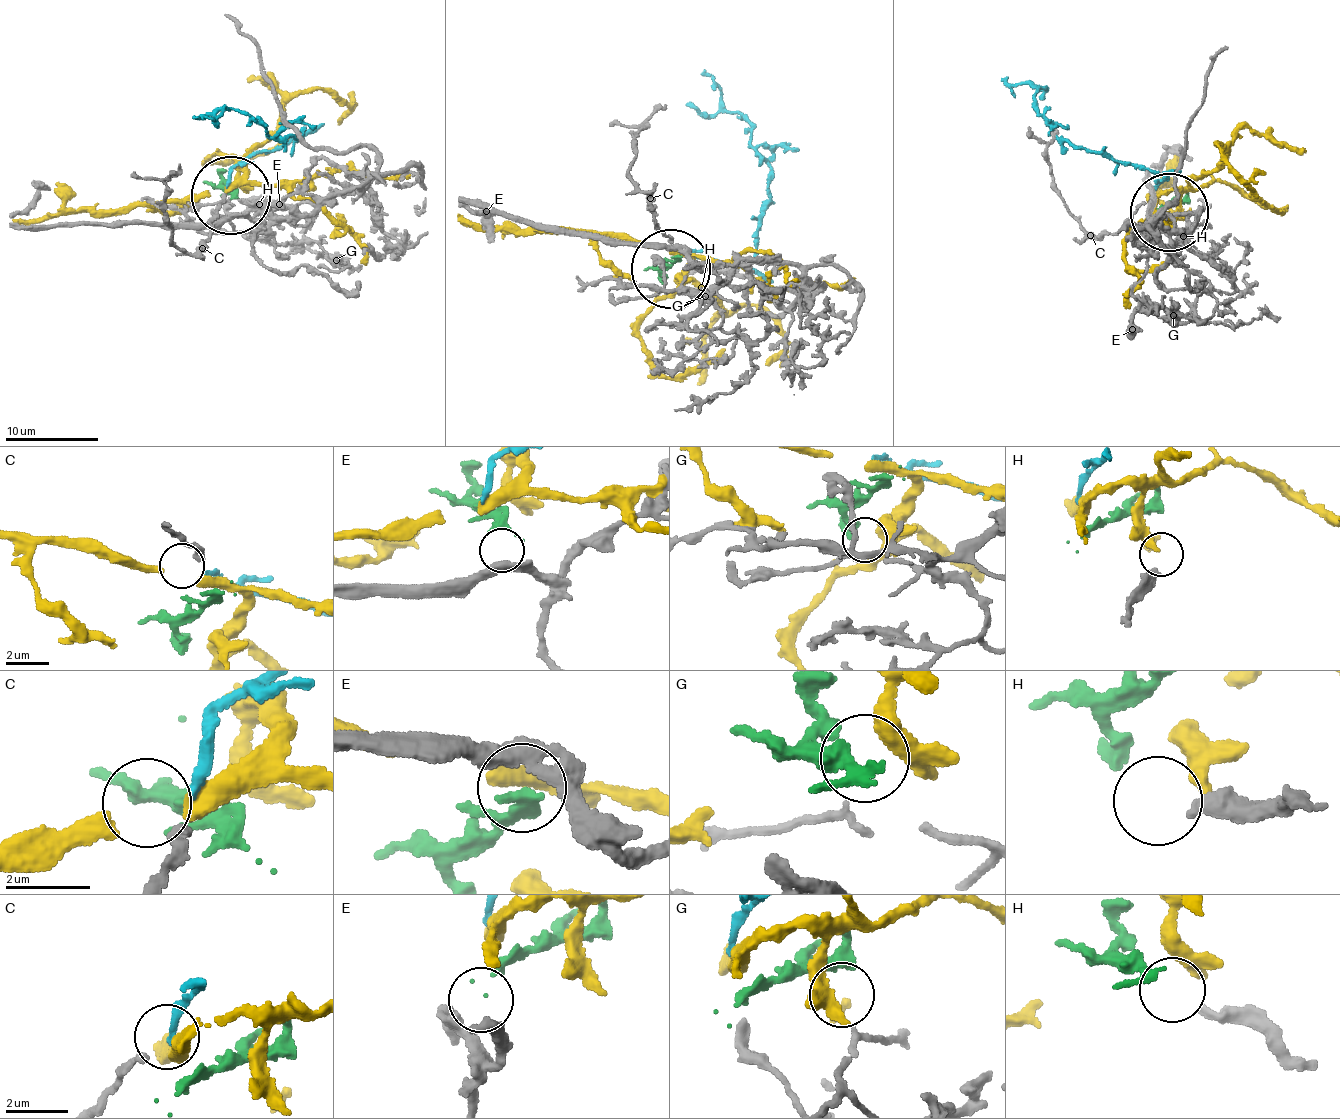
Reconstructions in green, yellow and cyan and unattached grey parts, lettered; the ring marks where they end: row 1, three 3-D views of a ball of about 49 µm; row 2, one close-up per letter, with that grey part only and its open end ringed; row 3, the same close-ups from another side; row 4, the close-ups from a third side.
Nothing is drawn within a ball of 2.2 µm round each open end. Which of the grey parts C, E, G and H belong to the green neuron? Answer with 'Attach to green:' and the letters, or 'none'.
Attach to green: G

